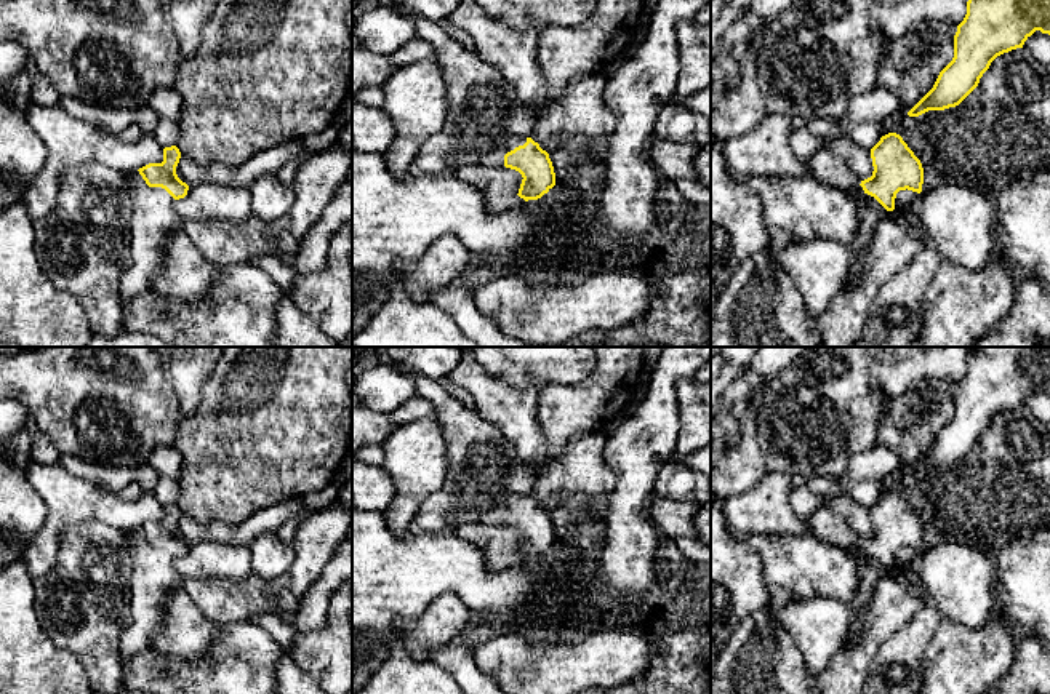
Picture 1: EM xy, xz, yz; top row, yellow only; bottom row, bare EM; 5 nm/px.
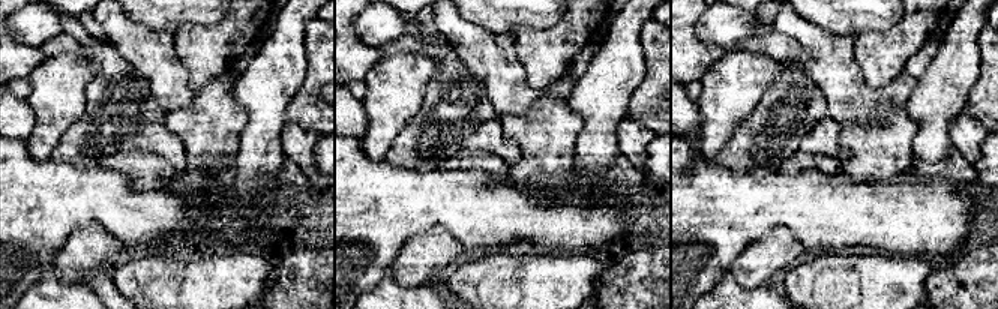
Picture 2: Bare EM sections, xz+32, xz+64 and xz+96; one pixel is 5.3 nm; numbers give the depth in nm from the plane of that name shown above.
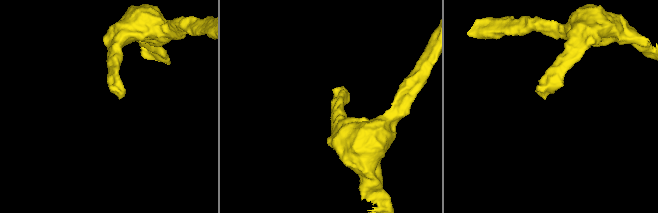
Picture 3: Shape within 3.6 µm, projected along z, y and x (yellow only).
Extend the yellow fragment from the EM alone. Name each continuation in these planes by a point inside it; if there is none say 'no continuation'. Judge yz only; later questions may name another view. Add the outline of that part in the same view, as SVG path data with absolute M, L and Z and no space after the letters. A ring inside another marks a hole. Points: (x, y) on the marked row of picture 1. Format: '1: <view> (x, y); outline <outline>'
1: yz (869, 210); outline M864 193L861 203L856 205L858 225L853 243L850 245L850 269L845 278L844 288L850 289L856 286L863 277L866 267L866 249L872 240L877 224L882 219L882 213L887 211L874 197Z

